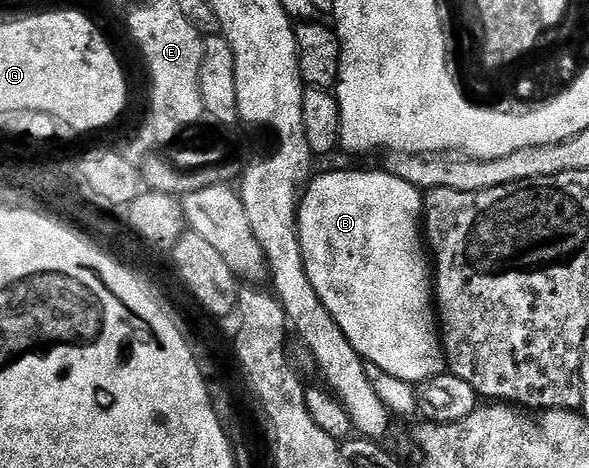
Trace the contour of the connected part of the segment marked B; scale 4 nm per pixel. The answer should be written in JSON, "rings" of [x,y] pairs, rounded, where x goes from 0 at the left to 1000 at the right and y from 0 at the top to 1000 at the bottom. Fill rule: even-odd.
{"rings":[[[654,363],[535,374],[506,442],[506,498],[537,628],[616,769],[705,825],[759,793],[733,647],[733,573],[720,528],[720,419],[706,397]]]}

